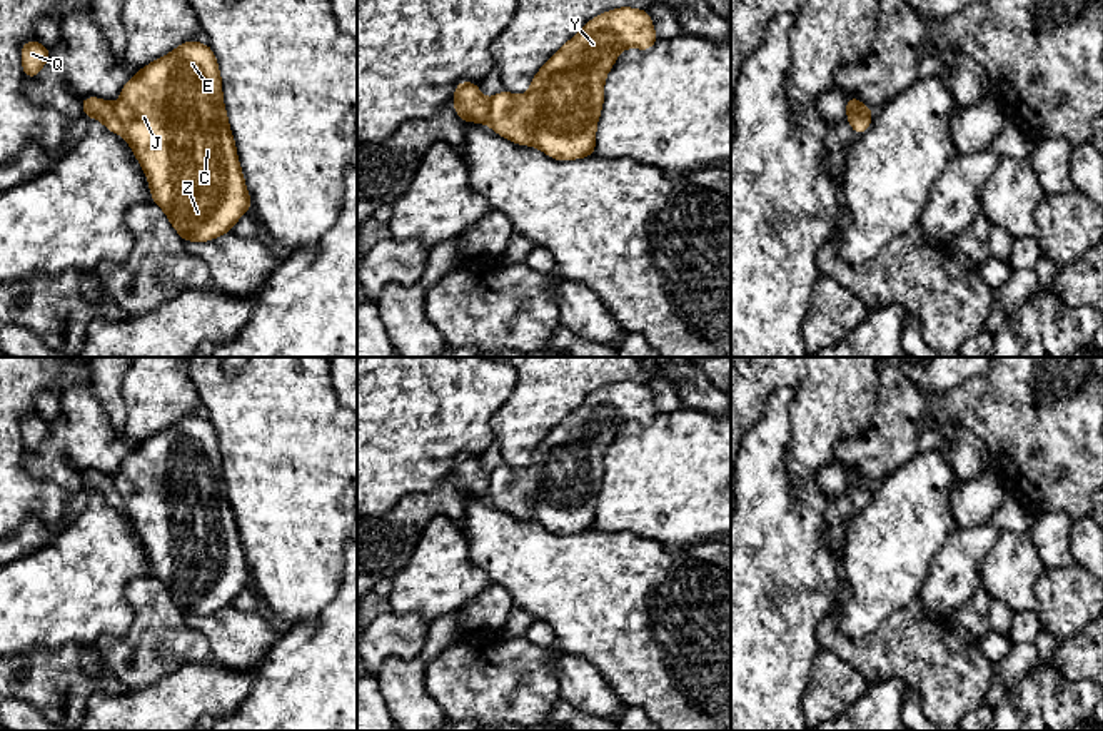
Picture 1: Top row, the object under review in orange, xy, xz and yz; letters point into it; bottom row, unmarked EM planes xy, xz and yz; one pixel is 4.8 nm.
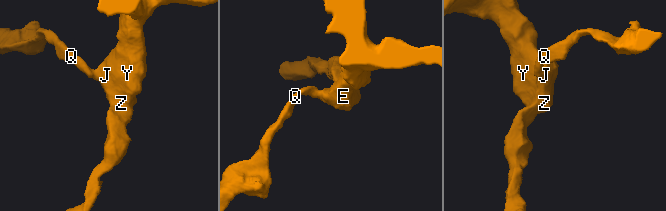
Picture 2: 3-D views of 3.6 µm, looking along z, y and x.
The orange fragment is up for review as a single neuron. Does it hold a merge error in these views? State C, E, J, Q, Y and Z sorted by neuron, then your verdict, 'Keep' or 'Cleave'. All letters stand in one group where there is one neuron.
Groups: C E J Y Z / Q. Cleave

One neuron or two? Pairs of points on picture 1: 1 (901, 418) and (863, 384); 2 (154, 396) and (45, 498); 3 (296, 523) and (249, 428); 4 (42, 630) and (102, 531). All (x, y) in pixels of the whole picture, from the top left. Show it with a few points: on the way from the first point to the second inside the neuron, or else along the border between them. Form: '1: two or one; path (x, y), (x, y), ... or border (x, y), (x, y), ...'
1: two; border (878, 374), (875, 408), (858, 431)
2: two; border (24, 464), (37, 478), (50, 479), (70, 494)
3: one; path (296, 499), (296, 476), (272, 451)
4: one; path (50, 604), (95, 556)

